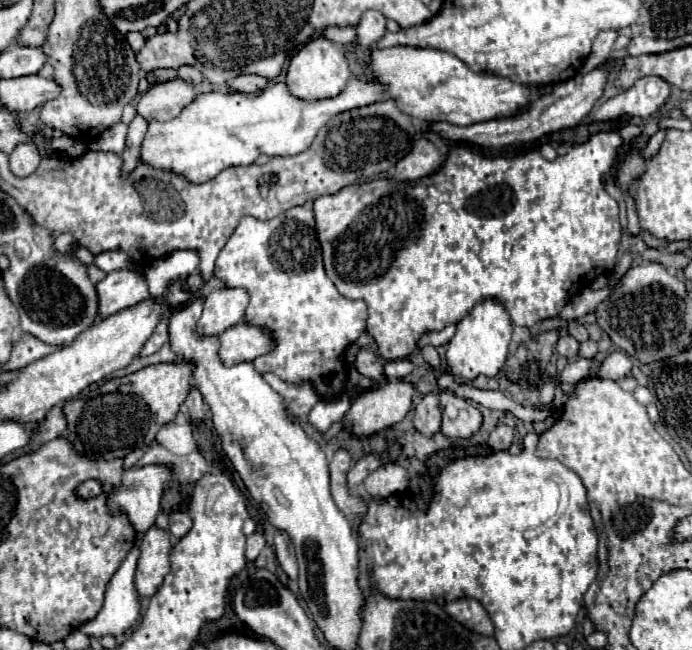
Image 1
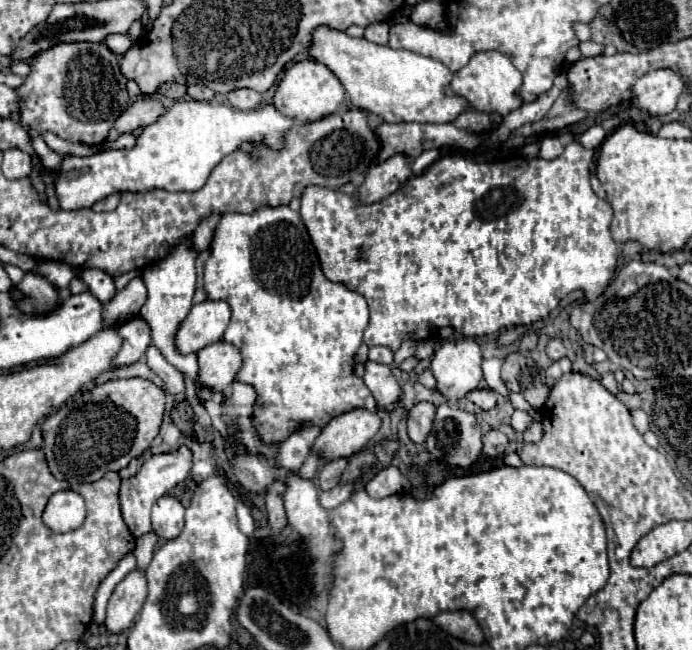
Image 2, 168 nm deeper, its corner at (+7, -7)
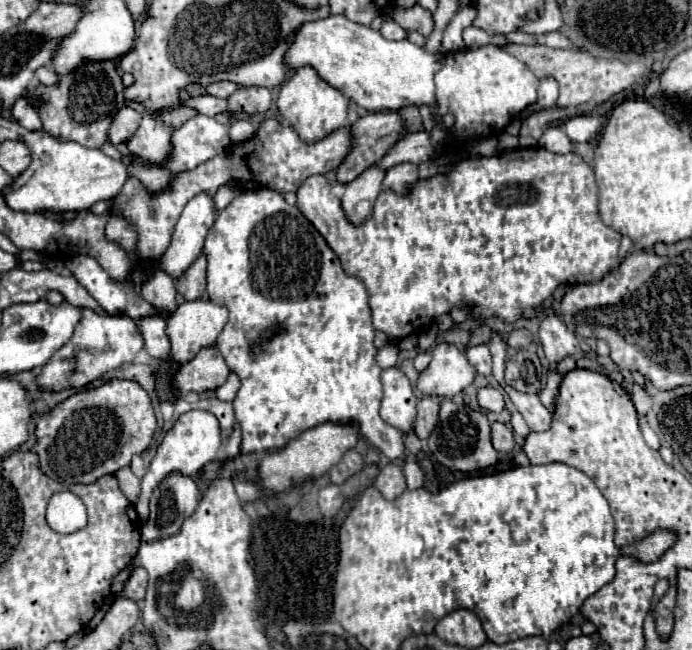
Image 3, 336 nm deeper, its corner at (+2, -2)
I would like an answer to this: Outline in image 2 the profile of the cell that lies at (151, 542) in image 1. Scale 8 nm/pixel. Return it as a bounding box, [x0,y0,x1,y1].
[105,570,147,634]

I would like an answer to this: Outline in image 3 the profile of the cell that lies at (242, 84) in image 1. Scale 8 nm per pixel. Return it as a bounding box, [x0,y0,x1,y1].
[228,87,272,113]

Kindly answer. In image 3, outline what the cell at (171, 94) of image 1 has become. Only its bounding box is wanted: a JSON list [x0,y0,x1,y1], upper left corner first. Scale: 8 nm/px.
[108,107,142,145]

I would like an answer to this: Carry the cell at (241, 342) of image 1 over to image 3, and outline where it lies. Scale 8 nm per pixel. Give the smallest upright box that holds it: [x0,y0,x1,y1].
[176,347,230,393]

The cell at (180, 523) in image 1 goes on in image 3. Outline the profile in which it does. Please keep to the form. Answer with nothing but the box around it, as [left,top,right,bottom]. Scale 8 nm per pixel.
[142,473,198,541]

